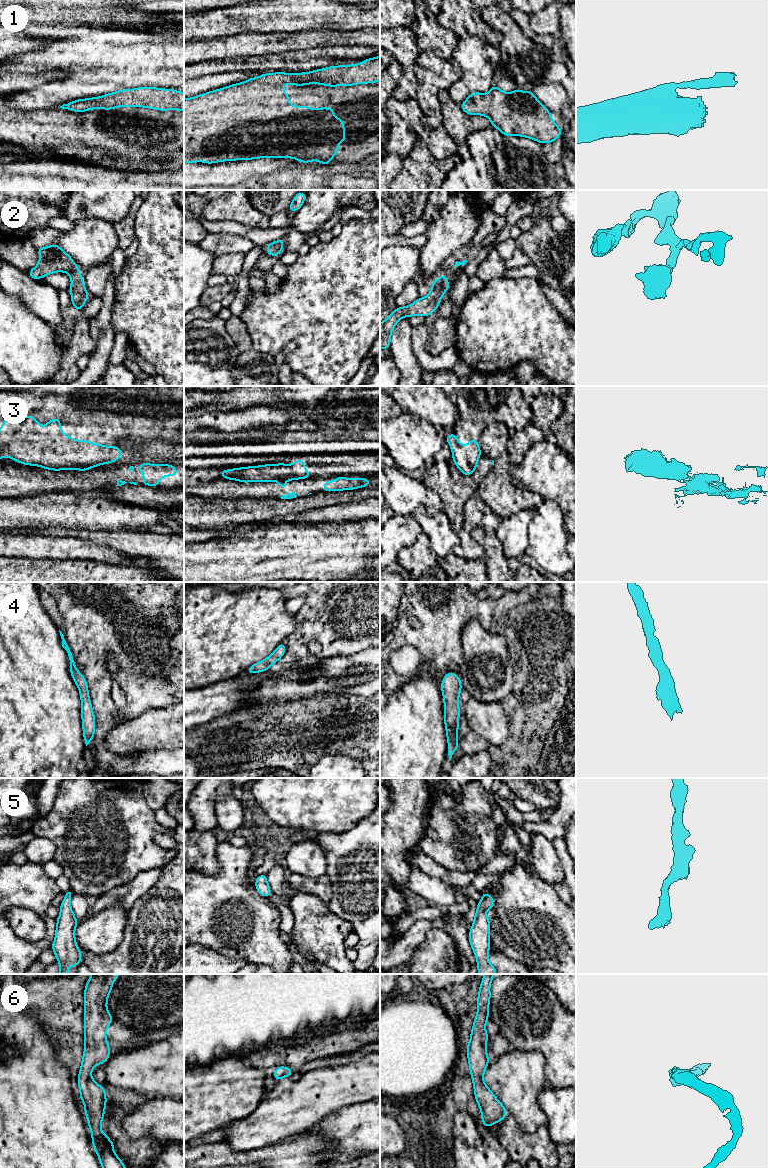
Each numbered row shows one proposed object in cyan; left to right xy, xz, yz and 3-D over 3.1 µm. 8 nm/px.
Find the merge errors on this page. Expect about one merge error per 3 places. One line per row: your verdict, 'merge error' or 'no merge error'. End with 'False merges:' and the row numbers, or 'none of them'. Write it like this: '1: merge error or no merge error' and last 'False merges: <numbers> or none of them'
1: no merge error
2: no merge error
3: merge error
4: no merge error
5: no merge error
6: no merge error
False merges: 3

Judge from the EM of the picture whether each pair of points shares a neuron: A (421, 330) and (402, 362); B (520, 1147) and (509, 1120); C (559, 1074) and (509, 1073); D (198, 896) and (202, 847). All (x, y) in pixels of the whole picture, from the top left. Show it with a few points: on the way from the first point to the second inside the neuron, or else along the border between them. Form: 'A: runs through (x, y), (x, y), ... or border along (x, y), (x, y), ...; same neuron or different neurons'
A: border along (412, 327), (412, 351), (421, 368); different neurons
B: runs through (514, 1140), (510, 1136), (509, 1127); same neuron
C: border along (540, 1051), (545, 1059), (545, 1079), (547, 1082); different neurons
D: border along (221, 864), (221, 868), (214, 874), (194, 872); different neurons

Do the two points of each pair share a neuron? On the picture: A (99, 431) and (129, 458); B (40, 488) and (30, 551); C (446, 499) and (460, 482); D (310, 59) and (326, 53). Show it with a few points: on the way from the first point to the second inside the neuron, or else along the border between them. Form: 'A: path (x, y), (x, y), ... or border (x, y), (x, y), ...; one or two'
A: path (106, 440), (106, 444), (120, 456); one
B: border (62, 491), (22, 495), (16, 498); two
C: path (450, 495), (456, 486); one
D: path (314, 59), (322, 57); one

